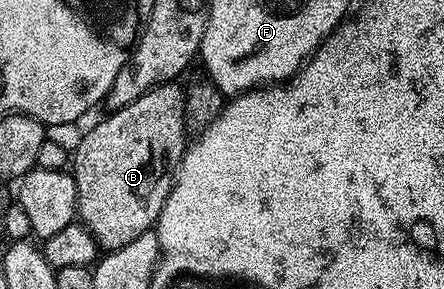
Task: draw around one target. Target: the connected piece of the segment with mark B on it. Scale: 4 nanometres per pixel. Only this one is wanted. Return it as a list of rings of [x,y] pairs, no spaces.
[[[169,82],[151,88],[142,98],[130,102],[130,106],[109,111],[105,120],[100,120],[74,148],[74,175],[78,190],[79,223],[86,225],[101,249],[113,252],[134,242],[138,234],[146,234],[156,227],[156,219],[166,206],[166,198],[176,180],[180,160],[186,147],[184,126],[184,93],[179,83]]]

